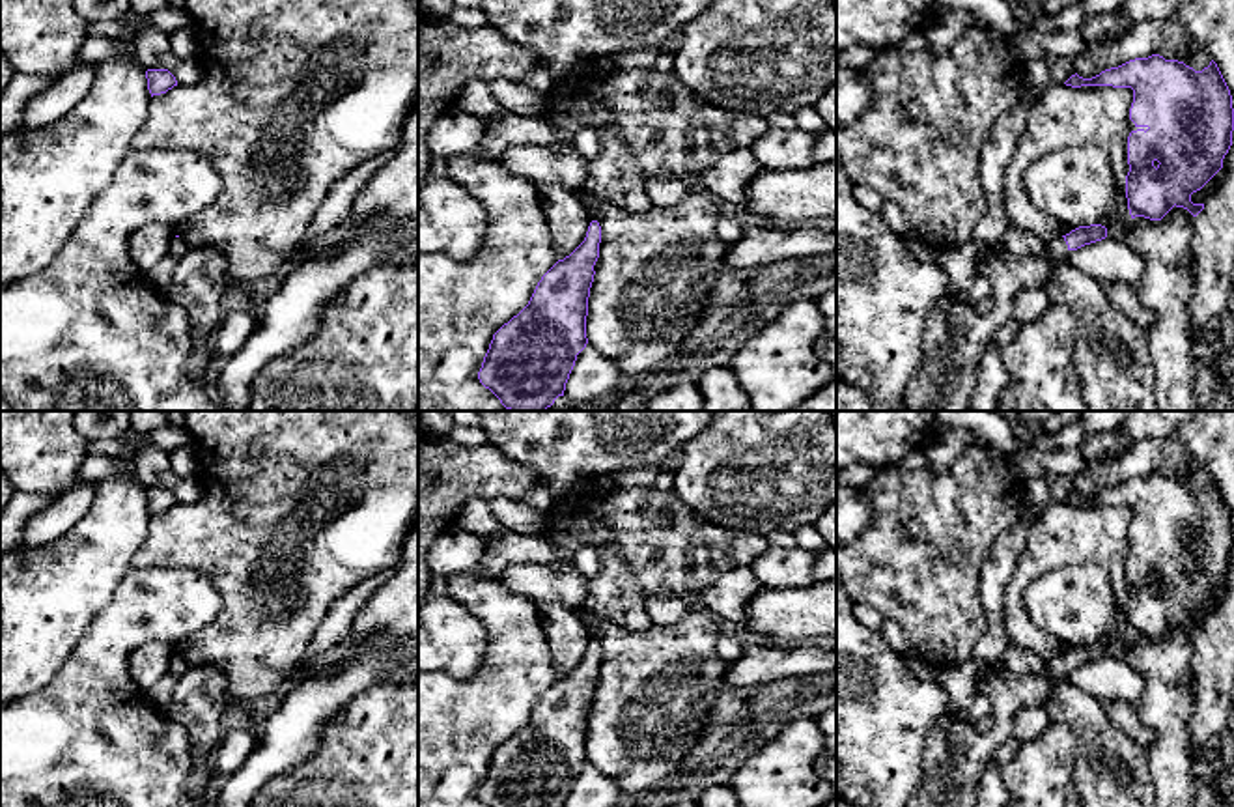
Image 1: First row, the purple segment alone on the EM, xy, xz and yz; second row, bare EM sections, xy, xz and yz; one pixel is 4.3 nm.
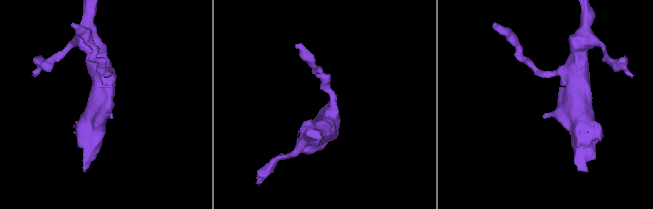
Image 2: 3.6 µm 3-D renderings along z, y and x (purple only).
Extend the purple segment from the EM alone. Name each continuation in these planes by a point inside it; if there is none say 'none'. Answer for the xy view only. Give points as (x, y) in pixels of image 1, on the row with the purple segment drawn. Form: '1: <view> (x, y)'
none

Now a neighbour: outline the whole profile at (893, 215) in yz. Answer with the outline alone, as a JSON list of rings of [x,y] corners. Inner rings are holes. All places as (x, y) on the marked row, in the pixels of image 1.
[[[885,200],[883,207],[879,209],[885,224],[900,237],[911,234],[909,220],[905,219],[902,207],[894,202]]]

